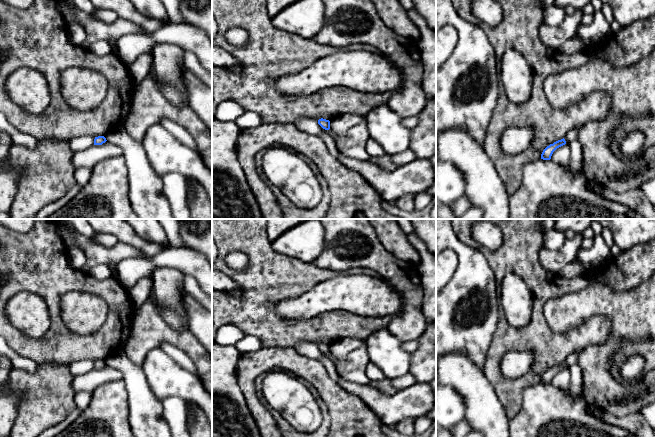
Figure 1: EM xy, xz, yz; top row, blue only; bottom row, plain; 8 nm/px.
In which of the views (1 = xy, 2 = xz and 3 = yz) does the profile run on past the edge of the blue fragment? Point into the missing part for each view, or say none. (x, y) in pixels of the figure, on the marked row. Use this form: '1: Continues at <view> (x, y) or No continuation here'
1: No continuation here
2: No continuation here
3: No continuation here

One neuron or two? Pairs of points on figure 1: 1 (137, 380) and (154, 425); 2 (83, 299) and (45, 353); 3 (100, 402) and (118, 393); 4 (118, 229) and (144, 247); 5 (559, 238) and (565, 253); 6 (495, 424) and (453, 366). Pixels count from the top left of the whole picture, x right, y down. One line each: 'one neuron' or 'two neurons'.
1: one neuron
2: two neurons
3: one neuron
4: one neuron
5: two neurons
6: one neuron

